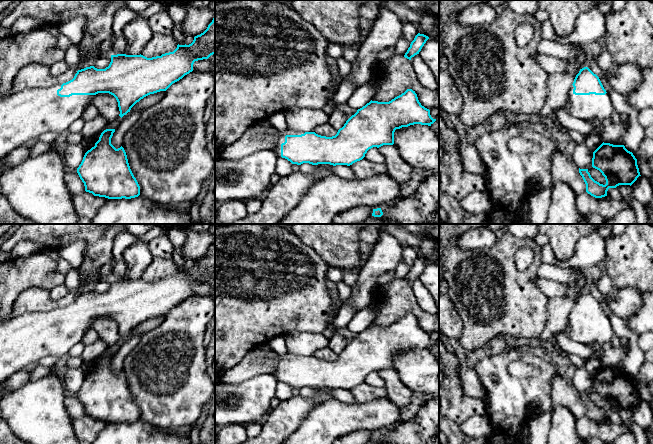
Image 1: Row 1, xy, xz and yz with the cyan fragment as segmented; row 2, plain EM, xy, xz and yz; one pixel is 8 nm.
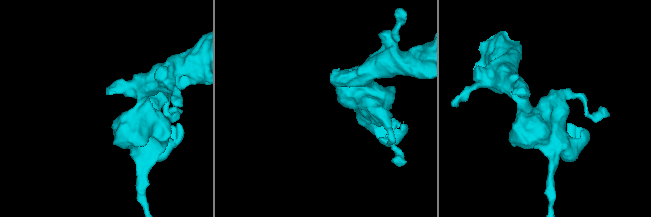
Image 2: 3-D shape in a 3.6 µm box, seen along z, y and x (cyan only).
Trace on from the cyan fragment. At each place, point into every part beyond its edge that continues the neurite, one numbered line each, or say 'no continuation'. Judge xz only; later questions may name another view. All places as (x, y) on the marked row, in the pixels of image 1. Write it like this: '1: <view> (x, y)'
1: xz (279, 135)

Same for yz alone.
1: yz (585, 107)

